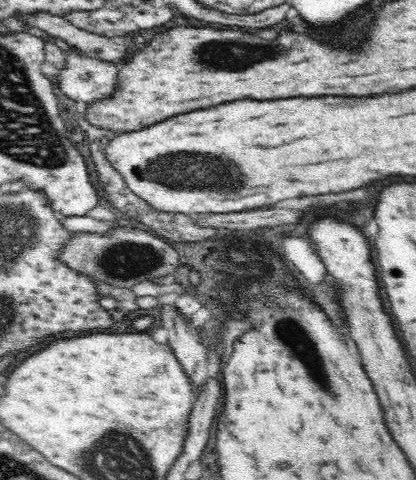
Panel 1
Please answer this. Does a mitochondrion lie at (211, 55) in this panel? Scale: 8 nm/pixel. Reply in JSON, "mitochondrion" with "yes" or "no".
{"mitochondrion":"yes"}

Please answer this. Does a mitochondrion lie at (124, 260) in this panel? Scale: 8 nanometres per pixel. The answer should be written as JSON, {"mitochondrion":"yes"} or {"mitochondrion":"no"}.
{"mitochondrion":"yes"}

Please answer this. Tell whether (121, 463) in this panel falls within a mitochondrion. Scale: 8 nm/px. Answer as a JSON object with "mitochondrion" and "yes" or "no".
{"mitochondrion":"yes"}

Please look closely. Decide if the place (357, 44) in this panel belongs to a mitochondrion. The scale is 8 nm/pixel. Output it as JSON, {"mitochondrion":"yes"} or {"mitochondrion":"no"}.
{"mitochondrion":"no"}

